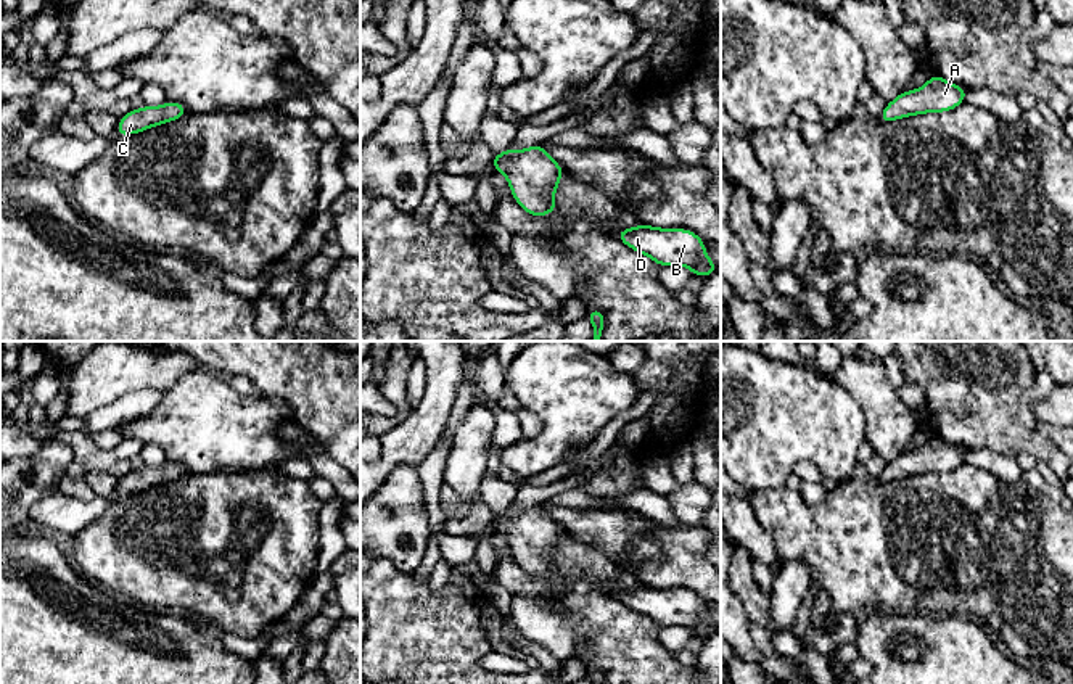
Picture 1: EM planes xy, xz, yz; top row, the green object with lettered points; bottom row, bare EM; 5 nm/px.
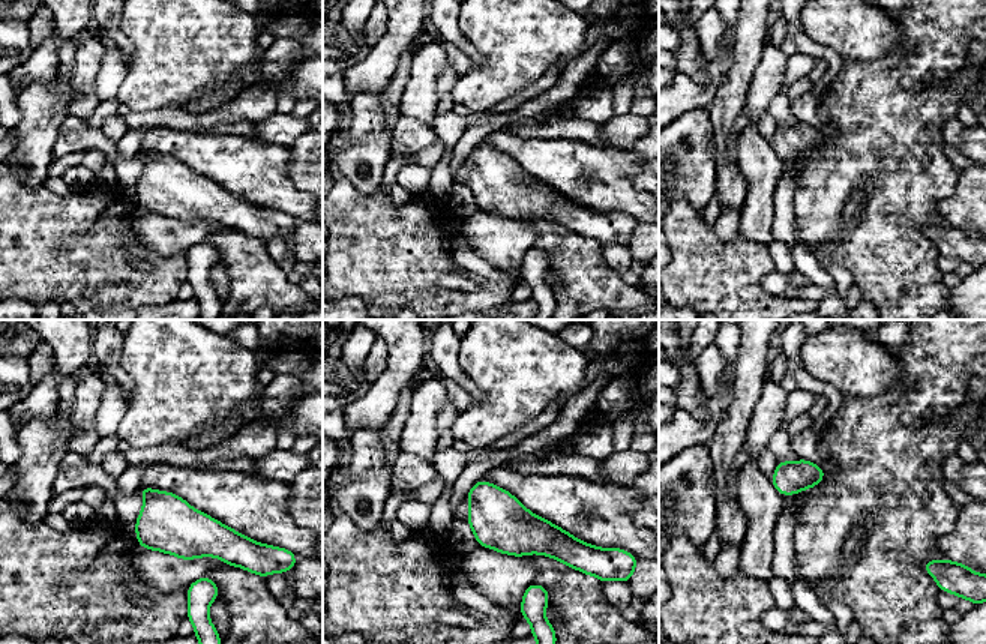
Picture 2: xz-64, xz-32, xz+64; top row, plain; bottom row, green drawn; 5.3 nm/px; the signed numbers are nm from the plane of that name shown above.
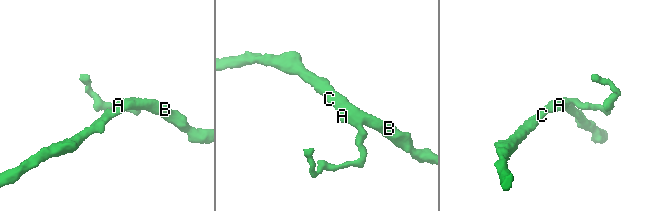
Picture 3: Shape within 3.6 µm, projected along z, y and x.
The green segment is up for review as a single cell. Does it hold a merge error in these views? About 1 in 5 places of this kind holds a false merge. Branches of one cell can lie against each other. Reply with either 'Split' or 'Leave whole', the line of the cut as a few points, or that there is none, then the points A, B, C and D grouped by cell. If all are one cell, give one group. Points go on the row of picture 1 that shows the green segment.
Leave whole. No split. Groups: A B C D

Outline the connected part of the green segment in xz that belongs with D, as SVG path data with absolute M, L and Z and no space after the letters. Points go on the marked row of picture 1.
M639 224L615 233L634 251L652 258L660 267L684 266L693 275L708 277L719 267L708 258L705 241L685 229L656 229Z

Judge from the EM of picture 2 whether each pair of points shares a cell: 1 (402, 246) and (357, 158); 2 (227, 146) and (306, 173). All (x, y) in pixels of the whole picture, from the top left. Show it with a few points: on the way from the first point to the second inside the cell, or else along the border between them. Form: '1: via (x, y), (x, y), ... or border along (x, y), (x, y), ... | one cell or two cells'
1: border along (341, 177), (363, 194), (380, 189) | two cells
2: border along (288, 149), (290, 179), (306, 192) | two cells

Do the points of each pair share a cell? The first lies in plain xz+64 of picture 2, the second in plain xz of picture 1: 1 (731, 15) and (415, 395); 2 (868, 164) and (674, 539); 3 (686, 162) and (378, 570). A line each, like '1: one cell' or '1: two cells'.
1: two cells
2: two cells
3: two cells

